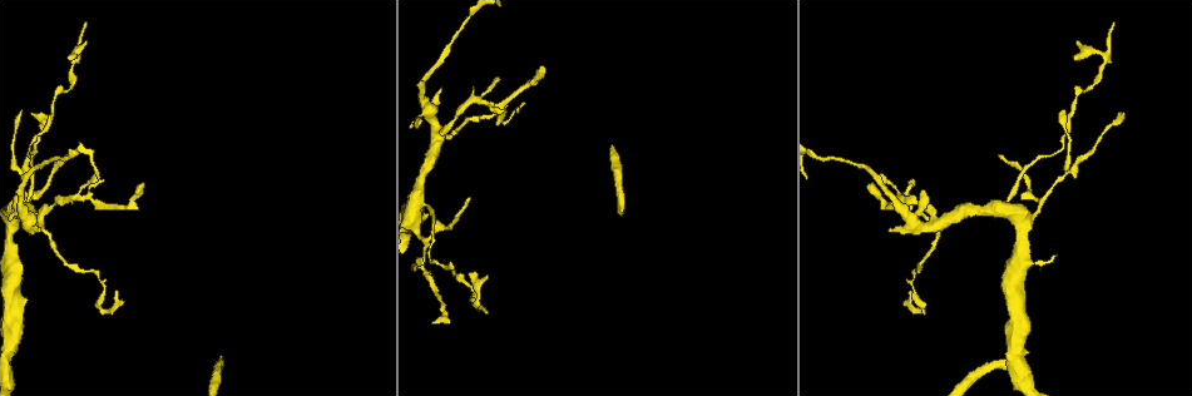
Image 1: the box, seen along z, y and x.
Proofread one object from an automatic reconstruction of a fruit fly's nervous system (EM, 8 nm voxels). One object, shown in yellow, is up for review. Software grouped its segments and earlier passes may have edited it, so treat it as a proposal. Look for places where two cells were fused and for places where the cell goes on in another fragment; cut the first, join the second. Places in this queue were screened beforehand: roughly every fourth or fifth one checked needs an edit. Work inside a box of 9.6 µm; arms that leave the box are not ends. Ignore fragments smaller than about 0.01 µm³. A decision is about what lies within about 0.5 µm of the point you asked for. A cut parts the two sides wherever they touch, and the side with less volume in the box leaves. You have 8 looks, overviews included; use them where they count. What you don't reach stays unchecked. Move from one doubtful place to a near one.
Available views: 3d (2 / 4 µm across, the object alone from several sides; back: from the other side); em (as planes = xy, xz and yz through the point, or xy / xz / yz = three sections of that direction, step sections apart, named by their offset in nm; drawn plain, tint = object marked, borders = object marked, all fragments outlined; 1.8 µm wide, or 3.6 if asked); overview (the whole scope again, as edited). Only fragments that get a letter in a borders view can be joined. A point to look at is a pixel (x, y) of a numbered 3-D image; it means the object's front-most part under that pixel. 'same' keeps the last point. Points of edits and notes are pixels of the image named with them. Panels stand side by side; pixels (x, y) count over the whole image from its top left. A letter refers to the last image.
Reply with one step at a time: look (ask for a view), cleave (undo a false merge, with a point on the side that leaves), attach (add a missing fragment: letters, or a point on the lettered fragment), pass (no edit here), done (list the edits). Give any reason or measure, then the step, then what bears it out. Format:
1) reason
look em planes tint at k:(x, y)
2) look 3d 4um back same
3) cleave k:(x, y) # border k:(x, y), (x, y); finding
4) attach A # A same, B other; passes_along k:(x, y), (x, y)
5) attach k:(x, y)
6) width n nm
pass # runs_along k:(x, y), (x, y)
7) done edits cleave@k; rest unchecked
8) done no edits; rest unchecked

end of a long branch
look em planes borders at 1:(623, 211)

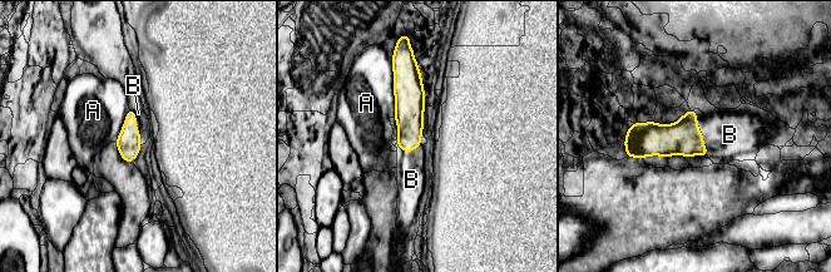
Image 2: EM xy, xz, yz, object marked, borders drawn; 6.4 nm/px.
attach B # A other, B same; passes_along 2:(683, 137), (700, 133), (730, 134); the cell continues

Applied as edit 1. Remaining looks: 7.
look overview

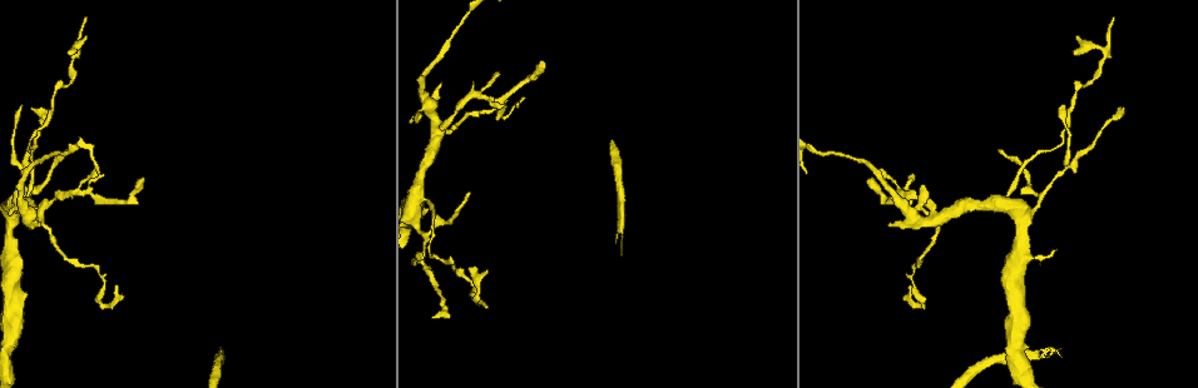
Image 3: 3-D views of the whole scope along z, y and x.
tapers out
look 3d 4um at 3:(115, 286)

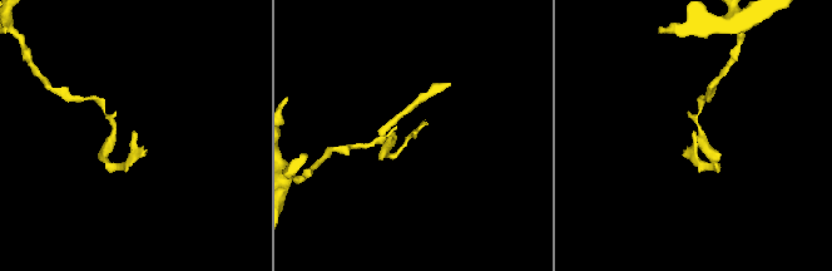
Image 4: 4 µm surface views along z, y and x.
look em planes borders at 4:(415, 132)

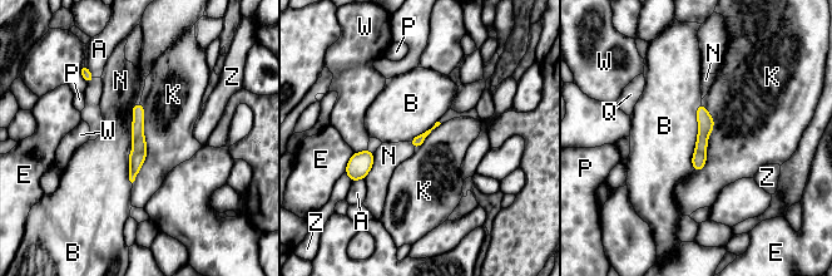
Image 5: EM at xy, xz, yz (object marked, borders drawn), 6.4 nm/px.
pass # A other, B other, E other, K other, N other, P other, Q other, W other, Z other; runs_along 5:(138, 107), (138, 154), (132, 177); none of them fits

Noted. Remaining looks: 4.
an open end
look 3d 4um at 3:(74, 51)

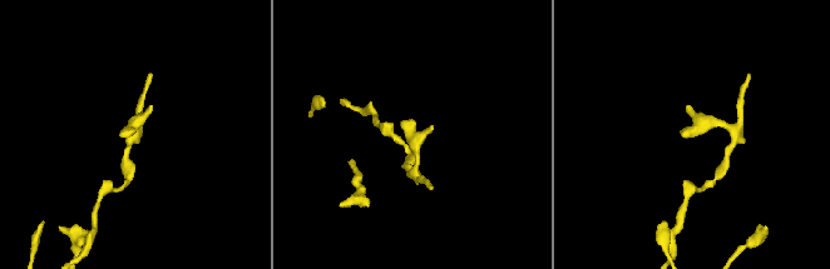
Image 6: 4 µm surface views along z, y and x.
shape alone is not enough
look em yz step 8 borders at 6:(131, 134)

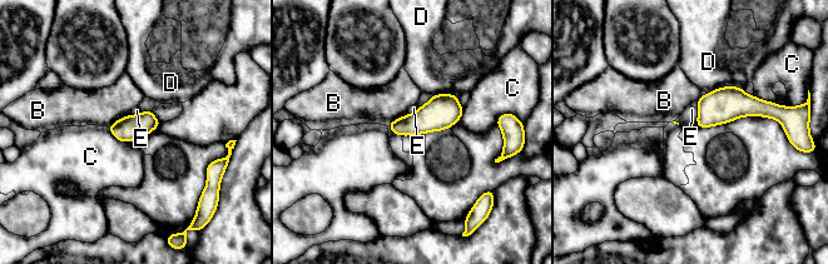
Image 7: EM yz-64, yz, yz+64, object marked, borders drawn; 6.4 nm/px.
width 140 nm
pass # B other, C other, D other, E other; border 7:(698, 101), (695, 126); no lettered fragment goes on from it

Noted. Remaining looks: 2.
done edits attach@2; rest unchecked

